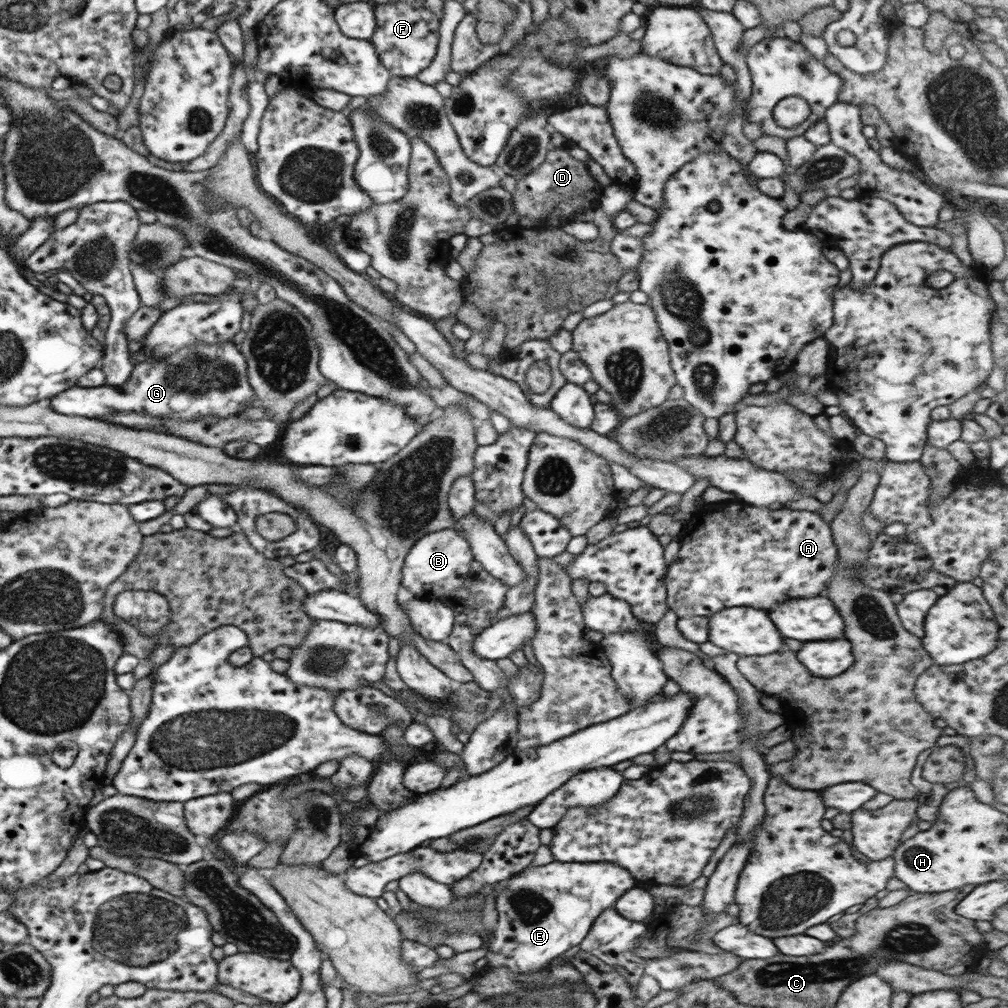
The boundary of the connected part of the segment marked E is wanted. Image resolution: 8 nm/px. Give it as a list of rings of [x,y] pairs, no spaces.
[[[557,861],[550,862],[546,866],[536,866],[526,868],[524,872],[520,872],[508,879],[508,881],[503,882],[505,889],[500,892],[500,895],[496,898],[496,908],[498,910],[498,924],[496,930],[493,932],[493,935],[488,940],[488,949],[486,953],[487,966],[493,966],[495,969],[499,966],[505,966],[509,968],[512,972],[538,972],[543,968],[546,968],[551,964],[551,962],[558,956],[561,956],[570,950],[572,946],[578,946],[583,940],[584,937],[588,934],[592,923],[594,920],[598,919],[598,916],[601,916],[602,912],[610,908],[615,908],[615,904],[618,902],[617,898],[620,898],[622,894],[636,886],[636,880],[632,877],[632,874],[620,868],[620,866],[614,866],[612,862],[600,862],[600,863],[560,863]]]

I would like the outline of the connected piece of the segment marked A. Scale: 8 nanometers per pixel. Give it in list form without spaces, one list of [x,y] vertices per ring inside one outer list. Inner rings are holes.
[[[717,503],[706,504],[701,507],[697,517],[686,522],[680,531],[679,541],[681,544],[676,560],[667,570],[665,587],[667,588],[667,605],[676,612],[677,616],[712,616],[715,612],[720,612],[725,608],[748,606],[750,608],[760,608],[760,610],[770,610],[776,603],[788,601],[793,598],[812,598],[818,596],[824,588],[826,580],[835,574],[838,562],[837,544],[834,542],[831,526],[822,519],[816,512],[790,510],[782,507],[780,510],[770,510],[768,507],[756,507],[744,504]]]

